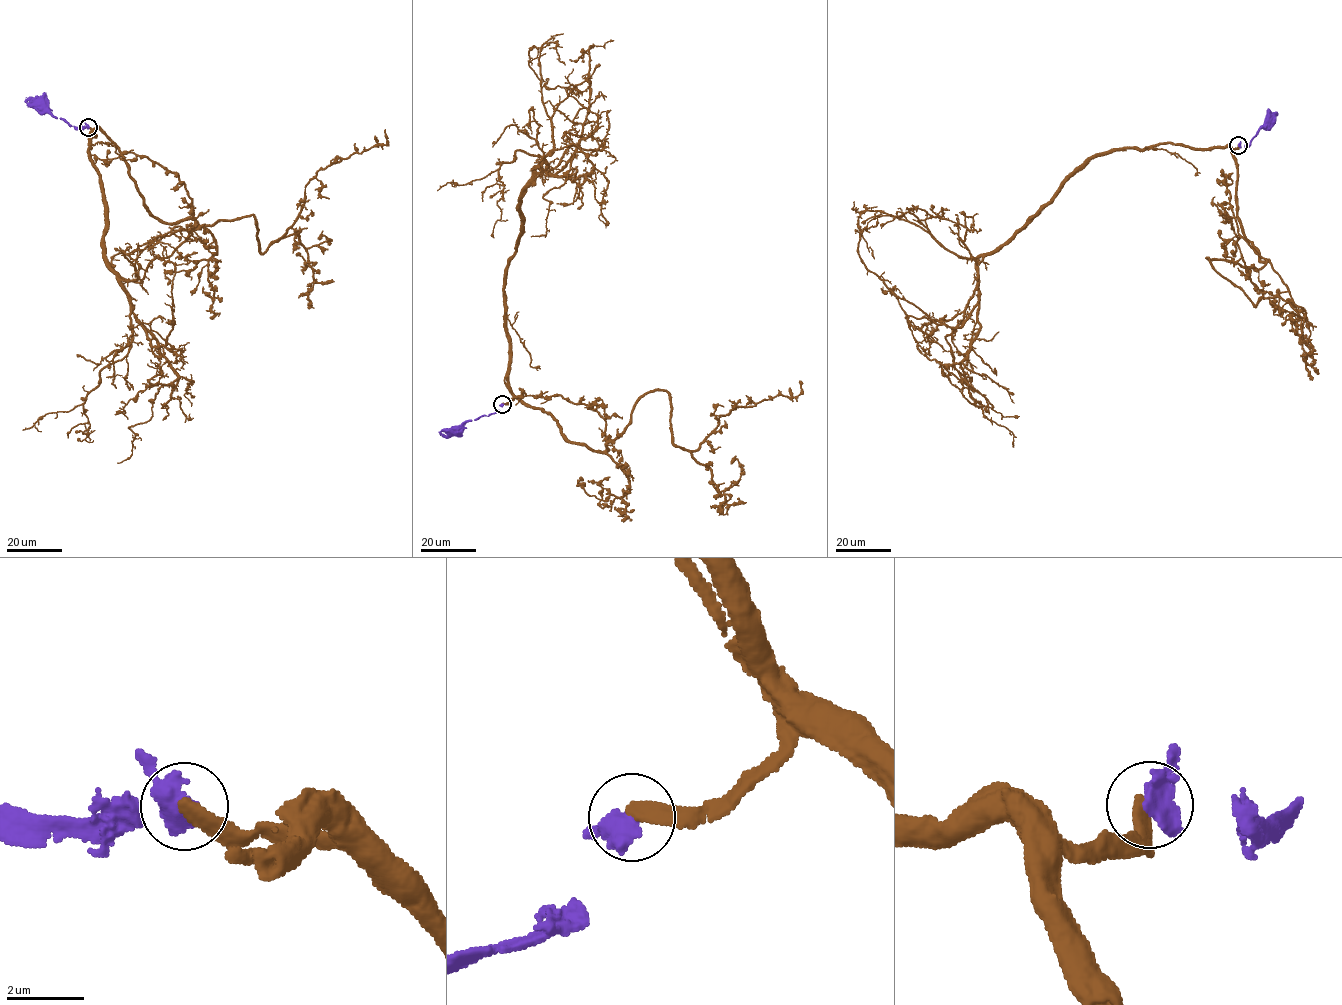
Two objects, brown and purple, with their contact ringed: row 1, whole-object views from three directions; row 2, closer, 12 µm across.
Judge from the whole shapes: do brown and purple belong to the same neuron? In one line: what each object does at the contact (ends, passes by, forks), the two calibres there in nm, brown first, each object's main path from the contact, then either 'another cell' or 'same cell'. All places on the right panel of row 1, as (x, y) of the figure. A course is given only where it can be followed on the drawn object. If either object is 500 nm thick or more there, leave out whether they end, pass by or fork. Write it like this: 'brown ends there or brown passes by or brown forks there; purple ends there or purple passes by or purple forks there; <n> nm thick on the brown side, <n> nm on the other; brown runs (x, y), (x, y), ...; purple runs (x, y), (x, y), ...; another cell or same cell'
360 nm thick on the brown side, 650 nm on the other; brown runs (1238, 146), (1097, 153), (978, 259), (980, 328), (960, 363), (944, 367), (965, 398), (1013, 434), (1013, 446); purple runs (1238, 146), (1250, 144), (1261, 128), (1267, 127), (1270, 122); another cell

